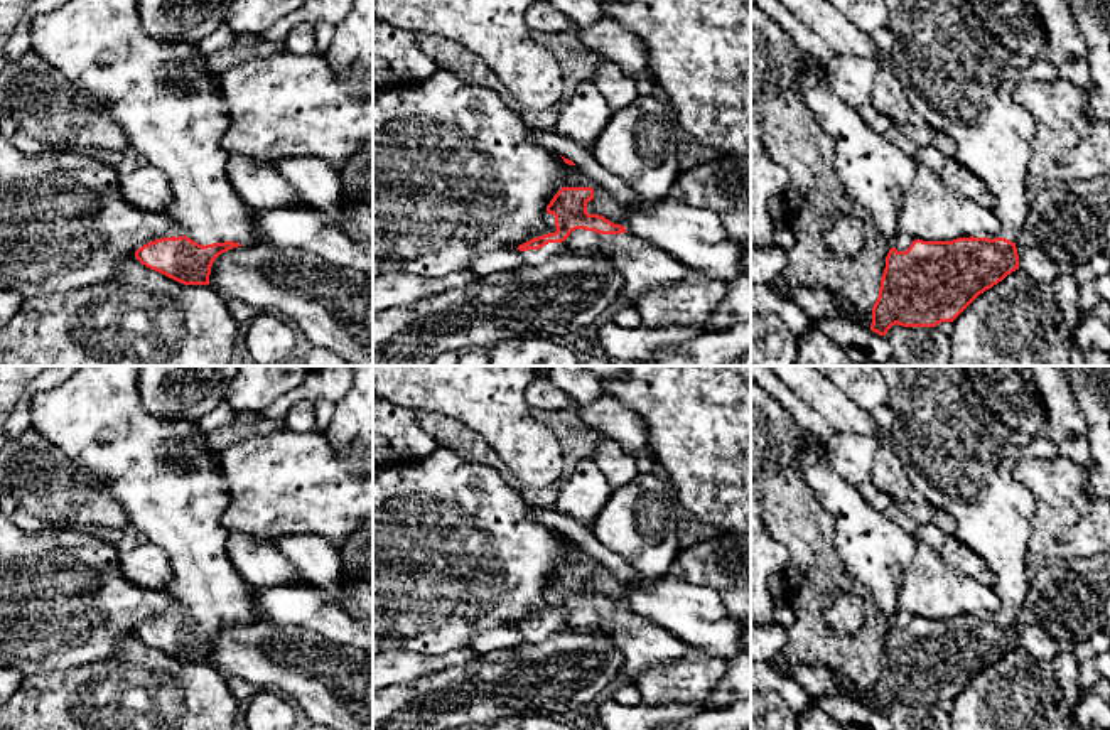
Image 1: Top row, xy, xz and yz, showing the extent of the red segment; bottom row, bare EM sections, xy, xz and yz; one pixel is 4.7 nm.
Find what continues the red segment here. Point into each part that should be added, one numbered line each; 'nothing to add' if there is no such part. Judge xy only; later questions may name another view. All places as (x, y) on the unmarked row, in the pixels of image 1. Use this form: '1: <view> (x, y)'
1: xy (161, 471)

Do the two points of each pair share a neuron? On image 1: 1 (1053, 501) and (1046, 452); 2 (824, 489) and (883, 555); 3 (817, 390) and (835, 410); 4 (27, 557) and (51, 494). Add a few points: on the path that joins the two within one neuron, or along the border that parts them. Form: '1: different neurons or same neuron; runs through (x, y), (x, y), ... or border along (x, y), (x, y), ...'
1: different neurons; border along (1019, 457), (1055, 459)
2: same neuron; runs through (840, 506), (857, 523), (866, 540)
3: same neuron; runs through (822, 395), (832, 405)
4: different neurons; border along (17, 525), (27, 531), (73, 528)

